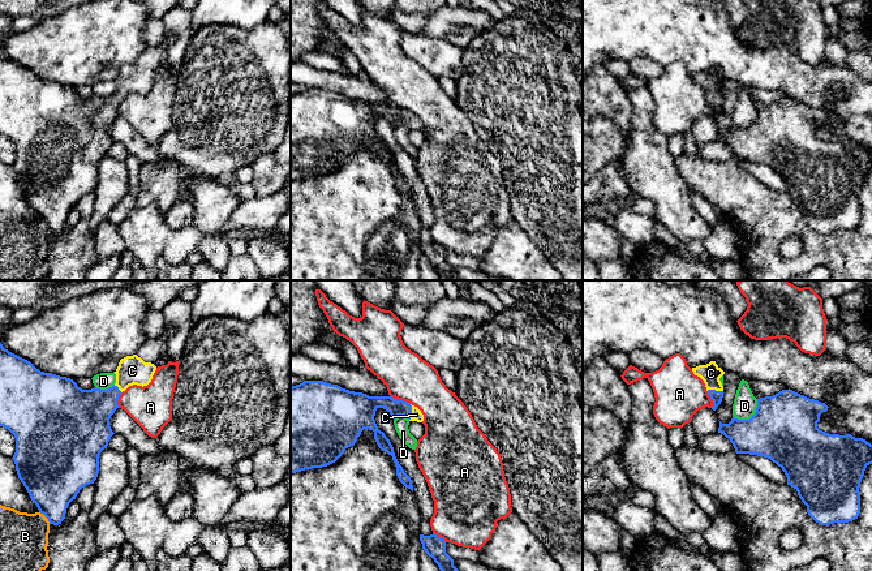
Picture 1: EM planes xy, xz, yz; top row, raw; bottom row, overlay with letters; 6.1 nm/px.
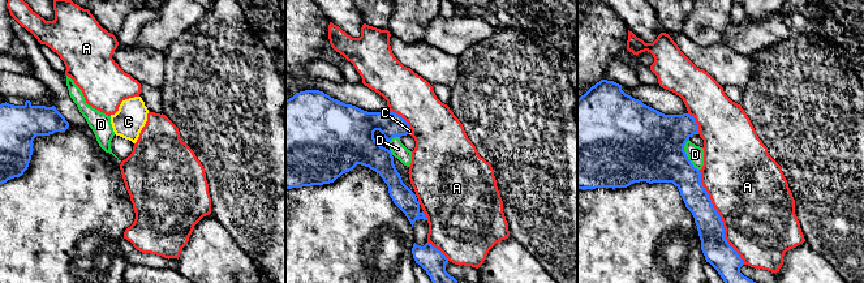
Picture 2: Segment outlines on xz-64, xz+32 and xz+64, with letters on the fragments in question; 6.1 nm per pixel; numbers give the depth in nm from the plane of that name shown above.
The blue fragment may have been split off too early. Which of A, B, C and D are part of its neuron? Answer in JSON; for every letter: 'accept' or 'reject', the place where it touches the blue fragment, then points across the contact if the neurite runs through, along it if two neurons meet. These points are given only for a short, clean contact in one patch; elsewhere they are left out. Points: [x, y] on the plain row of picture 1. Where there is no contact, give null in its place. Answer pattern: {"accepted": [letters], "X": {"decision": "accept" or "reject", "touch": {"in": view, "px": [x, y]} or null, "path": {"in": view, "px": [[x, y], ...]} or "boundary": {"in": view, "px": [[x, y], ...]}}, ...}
{"accepted": ["C"], "A": {"decision": "reject", "touch": {"in": "xz", "px": [400, 108]}}, "B": {"decision": "reject", "touch": {"in": "xy", "px": [46, 224]}}, "C": {"decision": "accept", "touch": {"in": "xz", "px": [411, 120]}, "path": {"in": "xz", "px": [[394, 115], [411, 120], [416, 123]]}}, "D": {"decision": "reject", "touch": {"in": "yz", "px": [751, 125]}}}

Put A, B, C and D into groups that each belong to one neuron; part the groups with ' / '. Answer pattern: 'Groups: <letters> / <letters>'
Groups: A / B / C / D

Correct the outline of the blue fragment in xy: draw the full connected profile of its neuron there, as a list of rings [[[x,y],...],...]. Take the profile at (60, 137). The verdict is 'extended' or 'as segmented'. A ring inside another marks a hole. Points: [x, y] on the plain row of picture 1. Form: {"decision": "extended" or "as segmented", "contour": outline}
{"decision": "extended", "contour": [[[166,33],[160,44],[146,48],[136,63],[121,66],[115,80],[116,91],[107,98],[82,98],[70,86],[40,80],[0,51],[0,134],[14,143],[12,167],[18,186],[50,232],[61,232],[69,211],[82,196],[96,188],[99,163],[115,142],[109,126],[119,116],[119,104],[129,94],[143,95],[151,90],[156,68],[167,60],[168,46],[175,38]]]}

